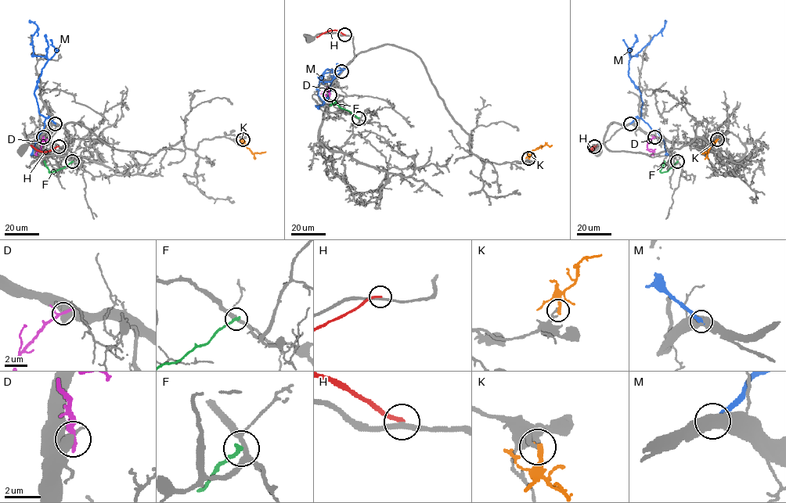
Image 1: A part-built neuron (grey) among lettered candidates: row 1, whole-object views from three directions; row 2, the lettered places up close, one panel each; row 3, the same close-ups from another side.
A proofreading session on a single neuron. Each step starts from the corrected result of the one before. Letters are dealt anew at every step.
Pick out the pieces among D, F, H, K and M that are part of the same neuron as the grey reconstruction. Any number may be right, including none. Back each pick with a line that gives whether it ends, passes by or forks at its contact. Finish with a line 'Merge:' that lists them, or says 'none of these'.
Merge: none of these

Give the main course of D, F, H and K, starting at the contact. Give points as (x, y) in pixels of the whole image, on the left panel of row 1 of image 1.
D: (43, 137), (41, 149), (36, 155)
F: (72, 161), (50, 172), (43, 161)
H: (58, 146), (41, 152), (30, 145)
K: (243, 139), (253, 153), (265, 152)

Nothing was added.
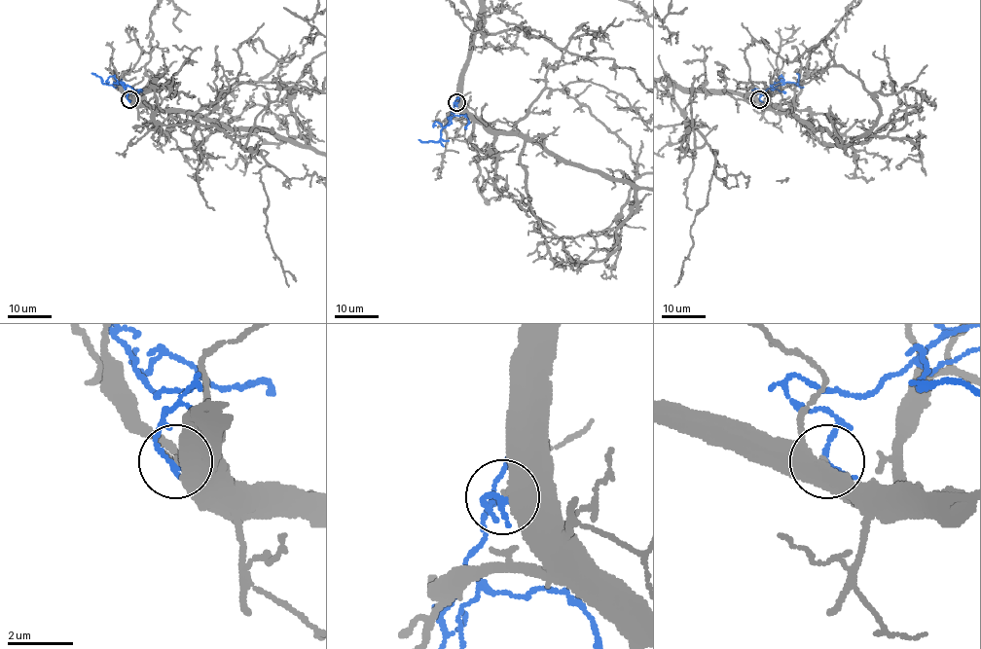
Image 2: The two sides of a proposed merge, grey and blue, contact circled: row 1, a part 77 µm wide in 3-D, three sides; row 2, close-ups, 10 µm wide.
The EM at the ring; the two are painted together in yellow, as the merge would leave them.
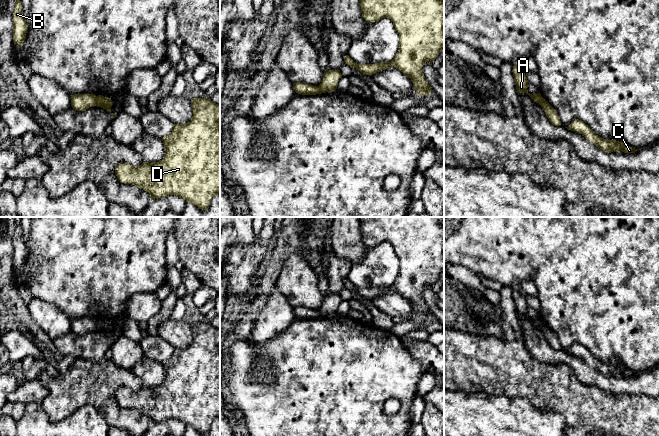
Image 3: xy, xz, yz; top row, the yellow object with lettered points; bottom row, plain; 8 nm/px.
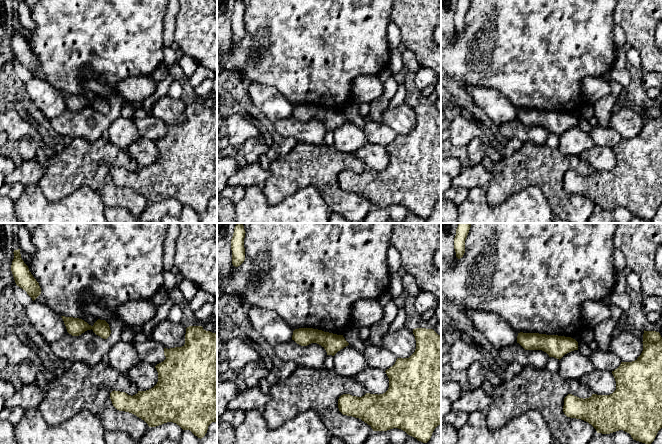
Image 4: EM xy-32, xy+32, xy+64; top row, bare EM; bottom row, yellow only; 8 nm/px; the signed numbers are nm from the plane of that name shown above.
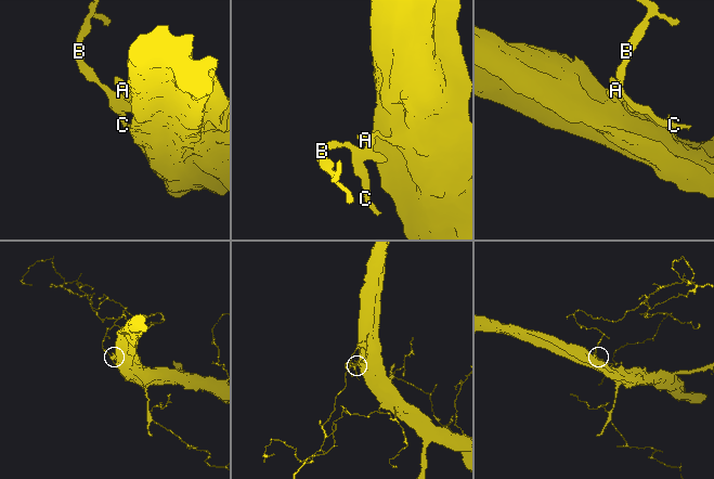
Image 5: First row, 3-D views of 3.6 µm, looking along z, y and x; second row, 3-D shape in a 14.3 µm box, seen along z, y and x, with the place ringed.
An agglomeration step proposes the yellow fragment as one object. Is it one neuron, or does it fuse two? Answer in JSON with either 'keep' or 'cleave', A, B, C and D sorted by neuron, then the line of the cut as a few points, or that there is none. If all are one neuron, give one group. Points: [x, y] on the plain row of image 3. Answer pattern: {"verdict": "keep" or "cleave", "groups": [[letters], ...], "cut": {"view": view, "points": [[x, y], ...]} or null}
{"verdict": "cleave", "groups": [["A", "D"], ["B", "C"]], "cut": {"view": "xy", "points": [[96, 320], [99, 326], [110, 331]]}}

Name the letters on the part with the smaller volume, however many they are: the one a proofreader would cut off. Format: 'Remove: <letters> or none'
Remove: B, C

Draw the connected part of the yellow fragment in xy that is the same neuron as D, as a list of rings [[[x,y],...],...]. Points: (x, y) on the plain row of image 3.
[[[192,322],[193,340],[185,348],[172,348],[172,356],[163,361],[164,382],[139,390],[119,387],[115,392],[118,404],[148,416],[152,423],[176,419],[204,435],[216,418],[220,418],[220,328],[209,322]]]

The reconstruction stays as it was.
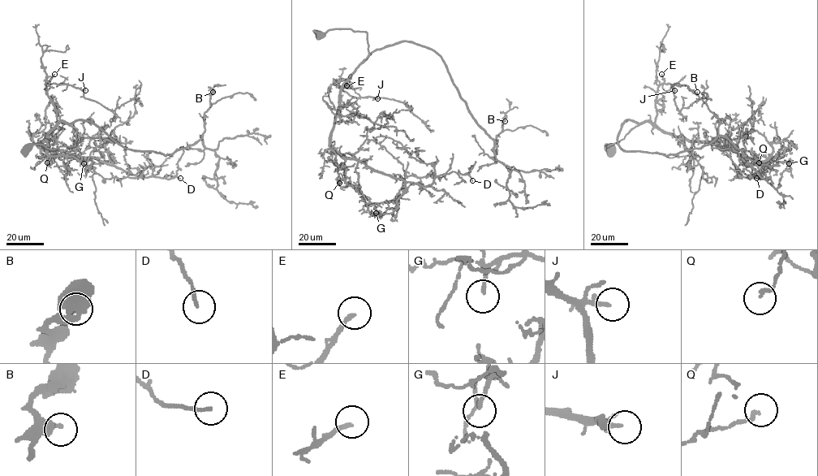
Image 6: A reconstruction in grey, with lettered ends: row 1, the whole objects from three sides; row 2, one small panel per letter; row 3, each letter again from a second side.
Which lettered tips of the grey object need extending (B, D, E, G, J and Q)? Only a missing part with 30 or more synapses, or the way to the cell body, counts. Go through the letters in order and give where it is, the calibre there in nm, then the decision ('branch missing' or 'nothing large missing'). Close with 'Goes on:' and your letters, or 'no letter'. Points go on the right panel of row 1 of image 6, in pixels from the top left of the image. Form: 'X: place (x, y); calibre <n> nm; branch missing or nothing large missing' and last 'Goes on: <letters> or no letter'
B: place (697, 92); calibre 180 nm; nothing large missing
D: place (756, 178); calibre 160 nm; nothing large missing
E: place (661, 74); calibre 190 nm; branch missing
G: place (789, 163); calibre 140 nm; nothing large missing
J: place (674, 90); calibre 200 nm; branch missing
Q: place (759, 162); calibre 160 nm; nothing large missing
Goes on: E, J

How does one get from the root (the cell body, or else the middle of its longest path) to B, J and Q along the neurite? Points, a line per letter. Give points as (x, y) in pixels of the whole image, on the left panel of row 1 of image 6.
B: (28, 148), (74, 146), (77, 130), (69, 124), (84, 120), (127, 149), (171, 154), (202, 136), (213, 92)
J: (28, 148), (75, 145), (77, 130), (58, 123), (45, 84), (67, 84), (85, 90)
Q: (28, 148), (74, 146), (76, 129), (60, 121), (39, 143), (53, 150), (52, 163), (47, 162)

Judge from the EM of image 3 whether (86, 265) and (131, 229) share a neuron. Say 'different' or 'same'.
same

